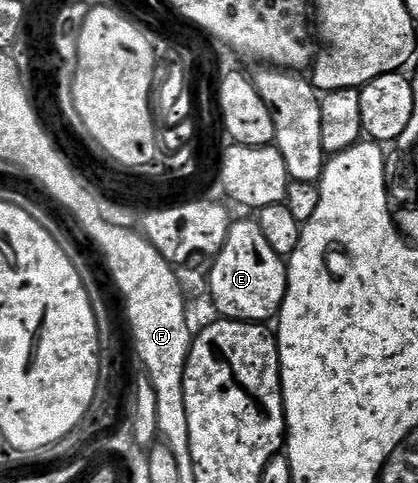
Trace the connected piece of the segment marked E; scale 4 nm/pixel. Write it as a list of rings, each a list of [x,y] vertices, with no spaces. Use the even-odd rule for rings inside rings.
[[[233,220],[229,227],[228,238],[220,253],[215,255],[212,269],[207,270],[208,293],[217,305],[217,311],[221,318],[234,321],[251,321],[268,323],[279,314],[284,296],[288,293],[288,266],[285,258],[279,257],[266,243],[266,235],[262,235],[262,227],[259,220],[238,221]]]

